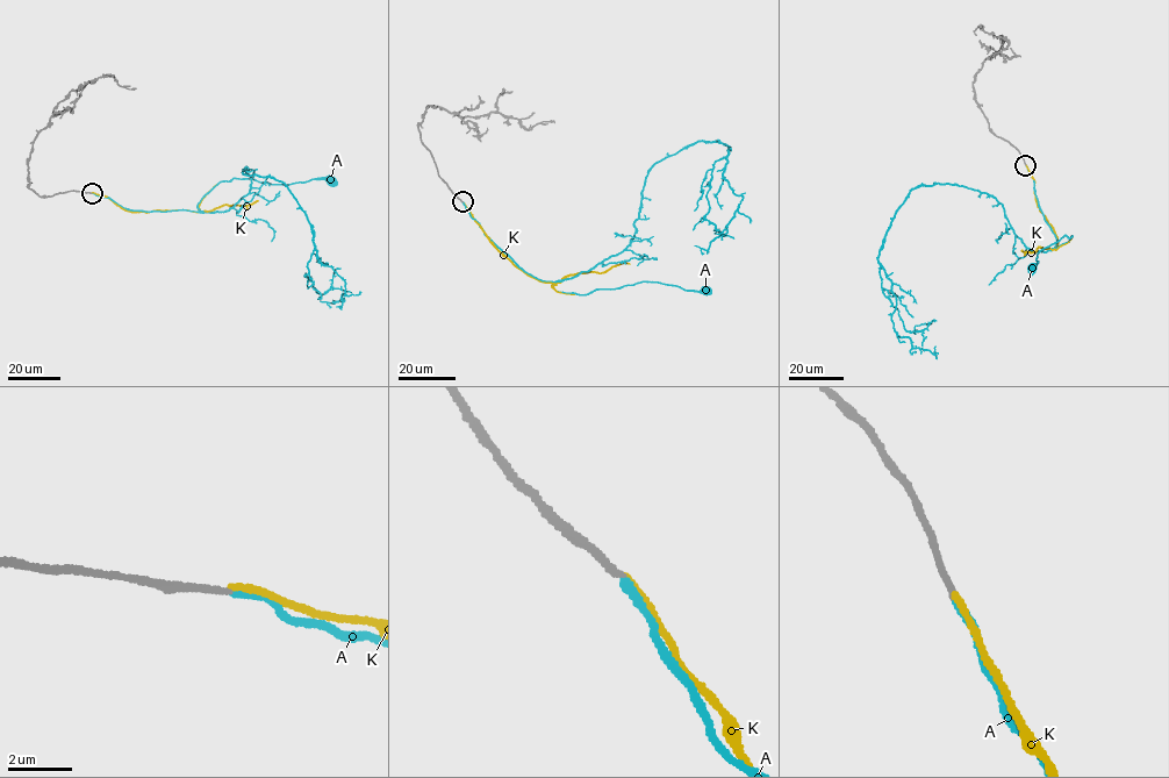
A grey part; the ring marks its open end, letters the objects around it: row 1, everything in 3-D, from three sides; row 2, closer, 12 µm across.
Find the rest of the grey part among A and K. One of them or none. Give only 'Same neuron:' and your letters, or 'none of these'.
Same neuron: A

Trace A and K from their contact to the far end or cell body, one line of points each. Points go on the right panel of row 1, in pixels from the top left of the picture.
A: (1025, 165), (1033, 180), (1040, 209), (1058, 241), (1054, 248), (1073, 236), (1063, 235), (1041, 249), (1031, 269)
K: (1025, 164), (1034, 181), (1035, 201), (1058, 243), (1052, 250), (1038, 247), (1032, 254), (1022, 250)

